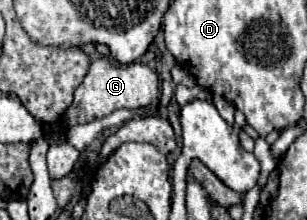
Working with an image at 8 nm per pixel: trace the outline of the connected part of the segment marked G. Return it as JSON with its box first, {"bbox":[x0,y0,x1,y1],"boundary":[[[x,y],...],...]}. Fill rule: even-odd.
{"bbox":[64,58,160,126],"boundary":[[[98,58],[90,64],[88,74],[84,76],[82,84],[74,92],[74,102],[68,106],[64,120],[68,126],[74,124],[88,124],[92,120],[110,116],[114,110],[120,108],[140,108],[156,104],[160,96],[158,88],[158,76],[152,72],[146,64],[134,62],[134,64],[110,64],[106,58]]]}

